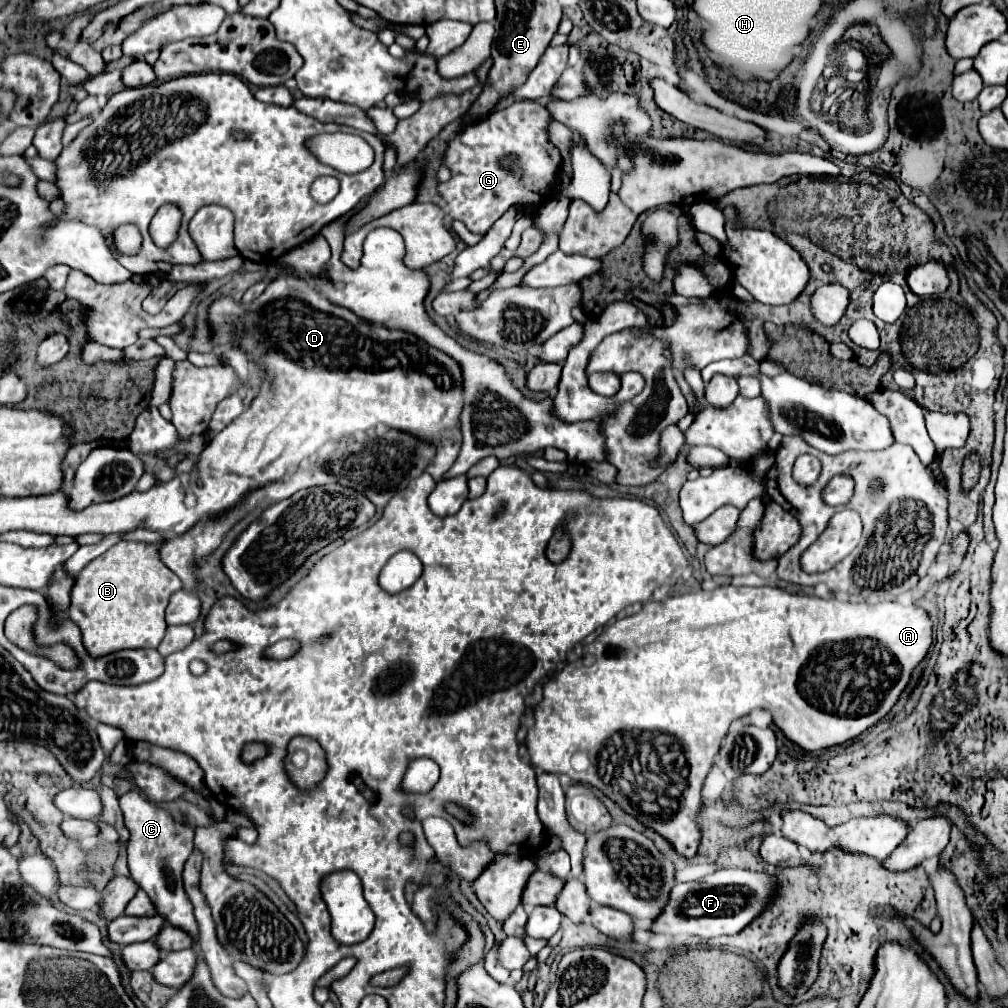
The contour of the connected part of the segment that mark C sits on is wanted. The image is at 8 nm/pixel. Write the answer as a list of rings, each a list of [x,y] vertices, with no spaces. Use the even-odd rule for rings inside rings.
[[[130,790],[120,796],[120,808],[124,812],[126,828],[130,830],[128,840],[128,868],[130,876],[140,884],[142,890],[152,898],[158,908],[158,914],[166,916],[166,922],[190,932],[194,938],[198,926],[192,914],[192,904],[184,892],[182,868],[194,848],[194,830],[182,822],[176,822],[172,814],[150,802],[140,790]]]

